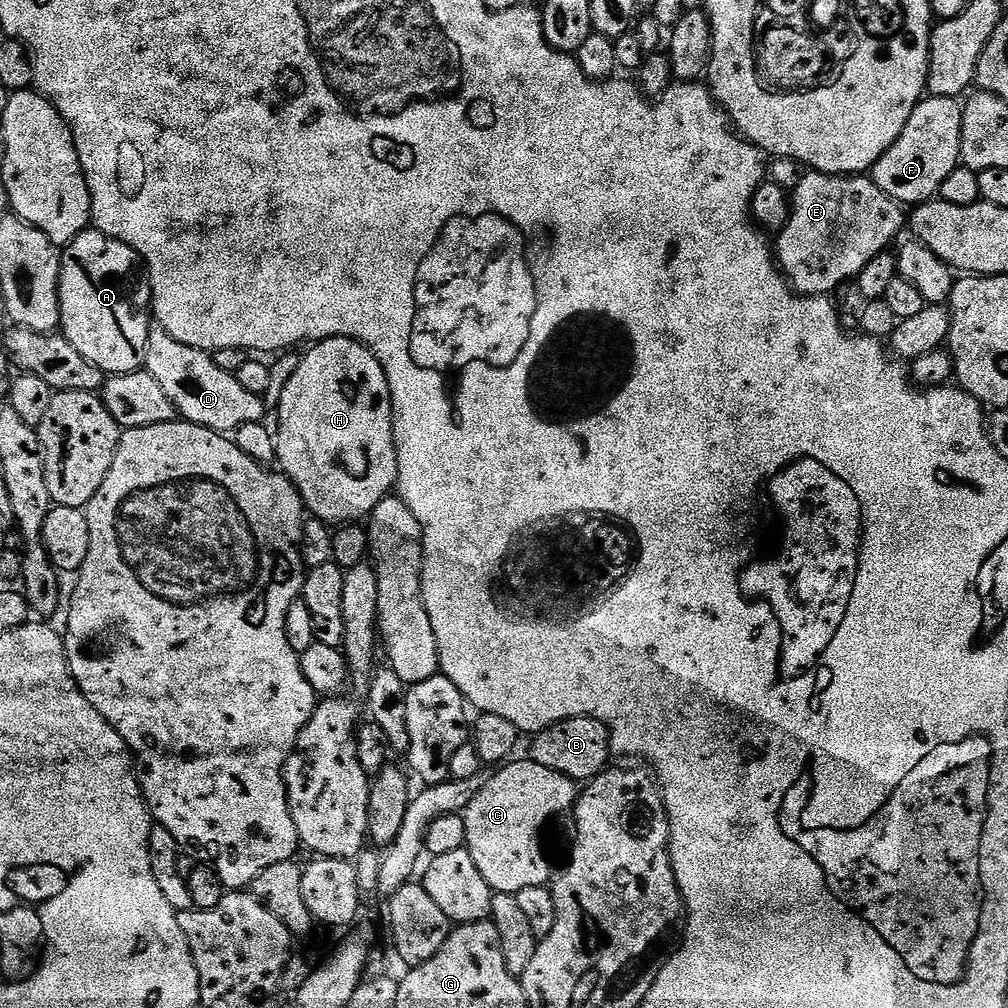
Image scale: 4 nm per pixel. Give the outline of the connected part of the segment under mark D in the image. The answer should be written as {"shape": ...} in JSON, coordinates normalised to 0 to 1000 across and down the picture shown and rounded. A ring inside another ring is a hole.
{"shape":[[[151,323],[147,326],[143,365],[157,378],[157,383],[165,387],[165,395],[173,399],[176,410],[186,420],[230,431],[235,425],[257,421],[263,416],[264,406],[259,394],[243,387],[233,371],[220,367],[220,363],[213,361],[207,350],[185,343],[177,339],[177,335],[169,335],[161,324]]]}

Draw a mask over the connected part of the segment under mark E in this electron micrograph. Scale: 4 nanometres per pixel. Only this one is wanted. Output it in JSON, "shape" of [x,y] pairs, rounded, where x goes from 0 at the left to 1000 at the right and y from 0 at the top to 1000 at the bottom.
{"shape":[[[805,169],[799,170],[798,177],[797,177],[796,181],[792,181],[792,185],[784,192],[784,197],[786,199],[786,211],[784,212],[784,216],[780,220],[780,224],[778,225],[778,227],[775,228],[773,230],[773,232],[769,235],[769,238],[768,238],[768,253],[769,253],[771,259],[774,263],[774,269],[778,271],[782,281],[785,282],[787,287],[789,287],[789,289],[791,291],[793,291],[793,293],[795,293],[795,294],[821,294],[822,292],[825,292],[825,289],[827,289],[828,286],[833,286],[833,285],[836,284],[837,281],[840,280],[841,274],[844,274],[844,276],[851,275],[853,270],[856,268],[856,266],[869,253],[874,253],[875,251],[882,249],[882,247],[885,246],[885,244],[884,244],[885,237],[887,237],[888,234],[891,233],[892,230],[896,228],[896,226],[897,226],[897,229],[898,229],[898,226],[899,226],[899,210],[898,210],[898,207],[889,198],[884,198],[883,195],[880,194],[880,192],[878,192],[878,190],[876,190],[875,188],[873,188],[873,186],[871,186],[866,181],[866,179],[864,177],[862,177],[860,174],[857,174],[857,173],[854,173],[852,175],[821,175],[817,171],[808,171],[808,170],[805,170]]]}

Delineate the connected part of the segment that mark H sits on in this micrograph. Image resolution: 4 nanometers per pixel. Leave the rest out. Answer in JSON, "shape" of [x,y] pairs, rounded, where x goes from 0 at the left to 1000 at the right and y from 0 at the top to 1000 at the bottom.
{"shape":[[[328,333],[325,337],[311,340],[303,349],[306,350],[301,350],[298,353],[296,367],[292,367],[288,379],[284,379],[284,387],[280,387],[280,399],[276,406],[278,430],[276,427],[272,433],[274,439],[273,459],[276,461],[277,467],[281,468],[290,477],[290,481],[298,487],[298,492],[302,495],[303,505],[313,515],[320,516],[326,522],[341,522],[346,518],[357,518],[369,509],[371,502],[375,502],[375,498],[382,496],[393,484],[395,450],[391,442],[389,396],[387,395],[387,383],[383,375],[383,367],[379,367],[379,359],[375,359],[375,355],[371,355],[371,351],[364,343],[342,333]]]}

